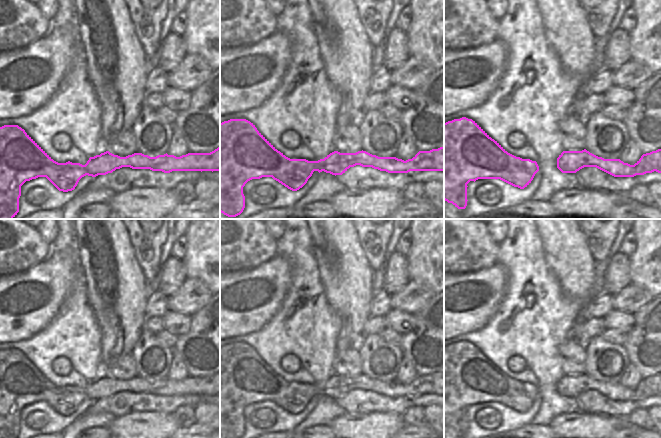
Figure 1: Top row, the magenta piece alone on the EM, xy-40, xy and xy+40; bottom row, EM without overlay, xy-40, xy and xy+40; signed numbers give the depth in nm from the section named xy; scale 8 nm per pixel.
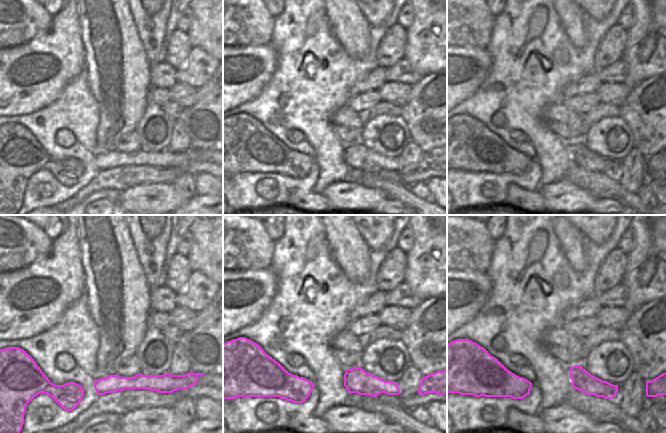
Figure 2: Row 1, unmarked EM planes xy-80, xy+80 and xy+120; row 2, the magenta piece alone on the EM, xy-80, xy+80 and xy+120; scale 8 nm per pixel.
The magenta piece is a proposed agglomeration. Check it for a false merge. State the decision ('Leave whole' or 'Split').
Leave whole.

